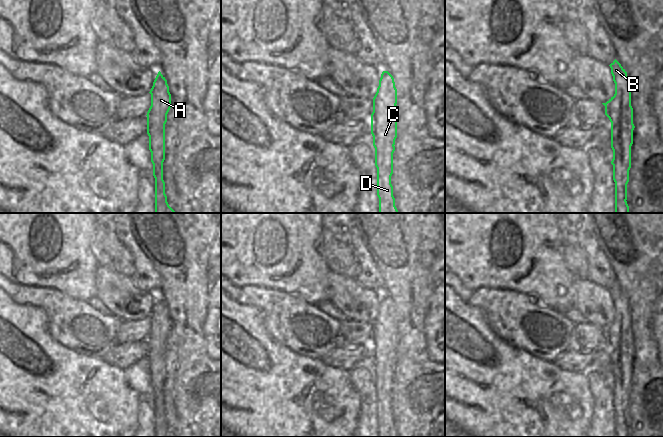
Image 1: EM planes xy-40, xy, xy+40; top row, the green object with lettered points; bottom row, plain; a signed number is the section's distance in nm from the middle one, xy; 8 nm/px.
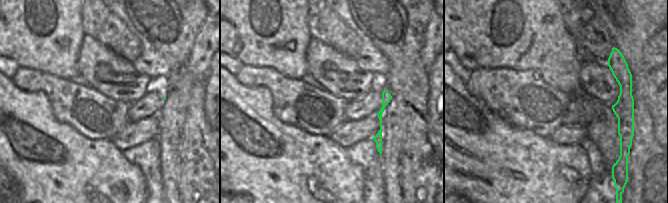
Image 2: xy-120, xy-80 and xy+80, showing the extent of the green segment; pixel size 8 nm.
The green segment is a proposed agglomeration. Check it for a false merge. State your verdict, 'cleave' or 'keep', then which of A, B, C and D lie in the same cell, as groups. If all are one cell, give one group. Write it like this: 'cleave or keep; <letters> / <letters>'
keep; A B C D

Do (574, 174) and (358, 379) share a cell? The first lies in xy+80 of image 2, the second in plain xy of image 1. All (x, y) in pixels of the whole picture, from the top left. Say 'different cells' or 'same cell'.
different cells

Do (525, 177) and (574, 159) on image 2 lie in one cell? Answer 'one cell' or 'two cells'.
one cell

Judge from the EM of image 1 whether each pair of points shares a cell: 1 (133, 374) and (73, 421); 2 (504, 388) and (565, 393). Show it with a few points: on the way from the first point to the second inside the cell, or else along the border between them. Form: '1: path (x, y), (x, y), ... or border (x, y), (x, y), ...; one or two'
1: border (122, 369), (125, 381), (138, 394), (139, 400); two
2: path (519, 391), (550, 391); one

